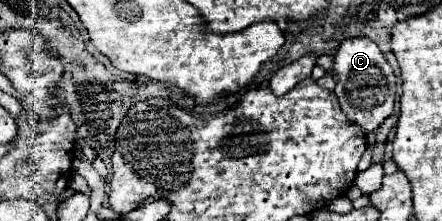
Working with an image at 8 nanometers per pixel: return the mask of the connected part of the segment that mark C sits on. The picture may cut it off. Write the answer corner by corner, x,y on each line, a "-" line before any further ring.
349,38
343,40
335,54
333,78
337,82
335,94
339,98
341,110
353,122
357,122
365,132
373,132
383,124
385,118
393,112
397,96
397,78
393,68
385,60
385,54
369,38

